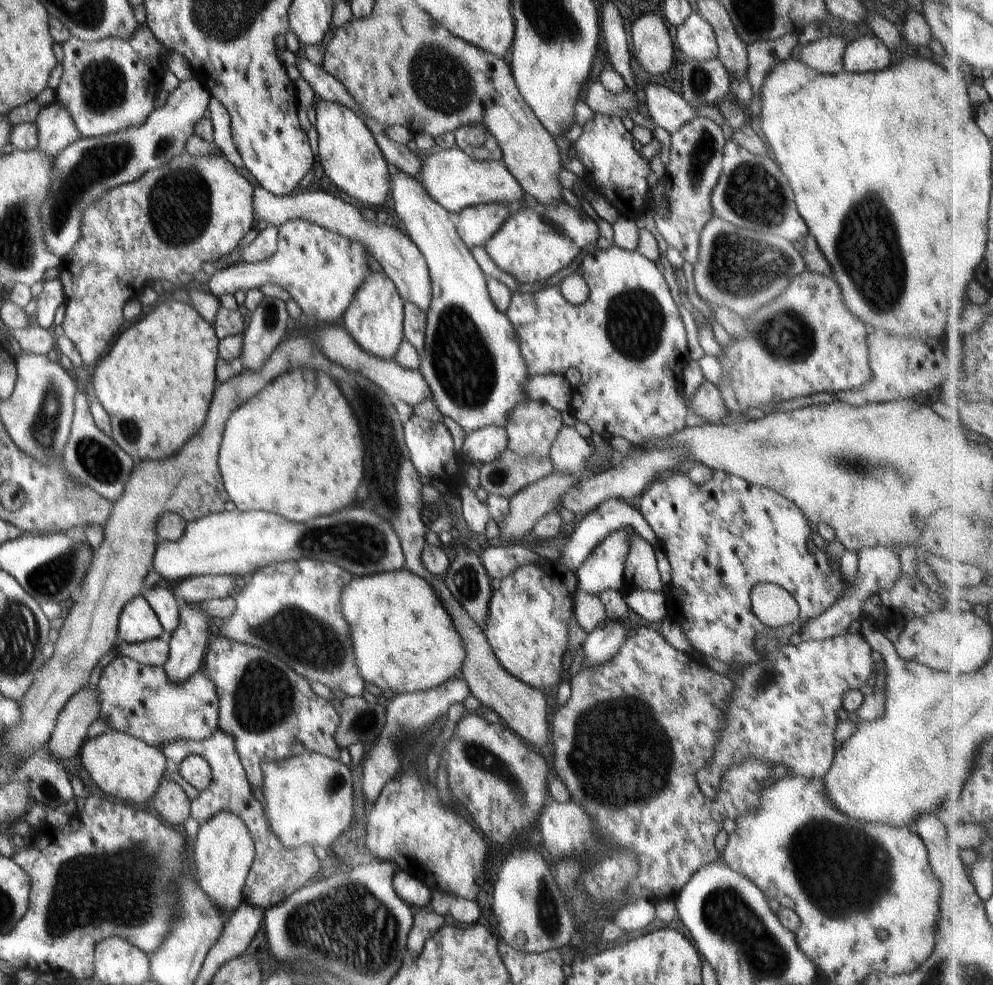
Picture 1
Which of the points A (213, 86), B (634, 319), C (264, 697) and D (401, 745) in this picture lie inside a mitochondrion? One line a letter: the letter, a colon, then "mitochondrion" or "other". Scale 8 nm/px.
A: other
B: mitochondrion
C: mitochondrion
D: other

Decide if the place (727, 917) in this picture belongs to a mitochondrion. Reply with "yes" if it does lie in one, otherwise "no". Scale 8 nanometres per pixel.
yes

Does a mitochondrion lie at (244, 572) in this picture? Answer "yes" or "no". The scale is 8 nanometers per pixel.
no

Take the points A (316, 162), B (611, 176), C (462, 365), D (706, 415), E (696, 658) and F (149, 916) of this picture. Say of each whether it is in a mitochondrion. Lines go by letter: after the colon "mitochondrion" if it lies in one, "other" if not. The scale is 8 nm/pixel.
A: other
B: other
C: mitochondrion
D: other
E: other
F: mitochondrion

